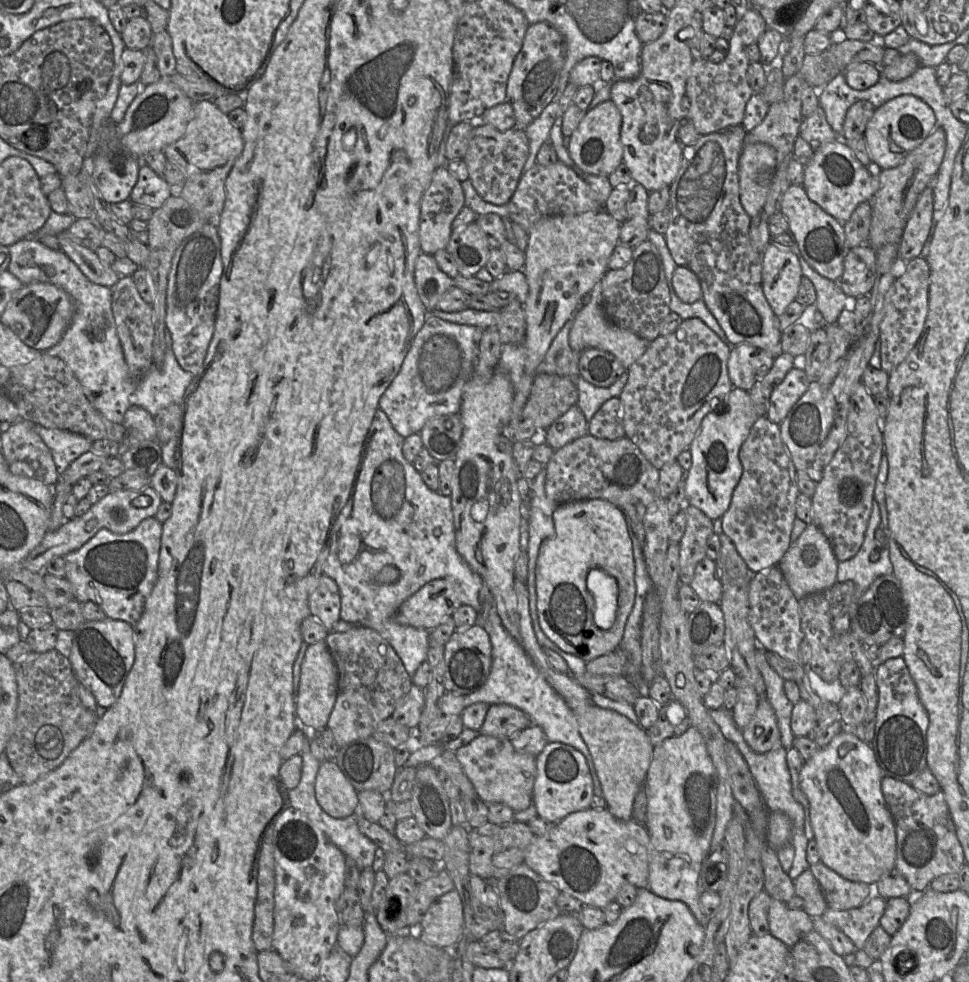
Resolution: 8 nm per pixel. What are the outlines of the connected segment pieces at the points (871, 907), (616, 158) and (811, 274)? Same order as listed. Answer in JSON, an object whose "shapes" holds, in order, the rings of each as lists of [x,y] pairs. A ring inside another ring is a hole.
{"shapes":[[[[874,893],[858,908],[841,911],[828,907],[821,917],[848,936],[856,949],[863,949],[869,935],[879,926],[886,900]]],[[[611,99],[589,109],[568,141],[570,157],[584,172],[609,176],[623,162],[621,126],[621,112]]],[[[789,228],[787,232],[791,238],[791,251],[797,256],[803,275],[808,277],[816,290],[816,308],[827,324],[835,324],[841,312],[854,299],[848,297],[842,290],[839,281],[832,281],[820,275],[805,260],[800,252],[794,233]]]]}

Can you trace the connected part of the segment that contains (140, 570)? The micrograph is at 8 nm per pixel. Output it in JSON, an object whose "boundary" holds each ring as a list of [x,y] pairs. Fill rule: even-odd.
{"boundary":[[[155,517],[143,520],[134,530],[126,534],[115,534],[108,529],[101,529],[79,549],[63,556],[66,563],[66,576],[73,586],[74,599],[81,604],[92,601],[113,620],[122,620],[133,627],[142,616],[158,576],[158,561],[161,548],[163,524]]]}

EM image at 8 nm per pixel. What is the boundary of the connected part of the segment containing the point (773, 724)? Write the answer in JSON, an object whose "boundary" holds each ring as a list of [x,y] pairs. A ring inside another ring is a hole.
{"boundary":[[[761,698],[749,724],[742,730],[748,746],[757,753],[766,753],[780,745],[777,717],[767,698]]]}

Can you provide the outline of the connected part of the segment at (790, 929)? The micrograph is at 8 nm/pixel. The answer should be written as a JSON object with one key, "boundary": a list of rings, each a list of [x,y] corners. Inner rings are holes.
{"boundary":[[[771,899],[769,907],[769,933],[793,947],[804,935],[813,930],[813,918],[803,909],[791,909],[786,903]]]}

